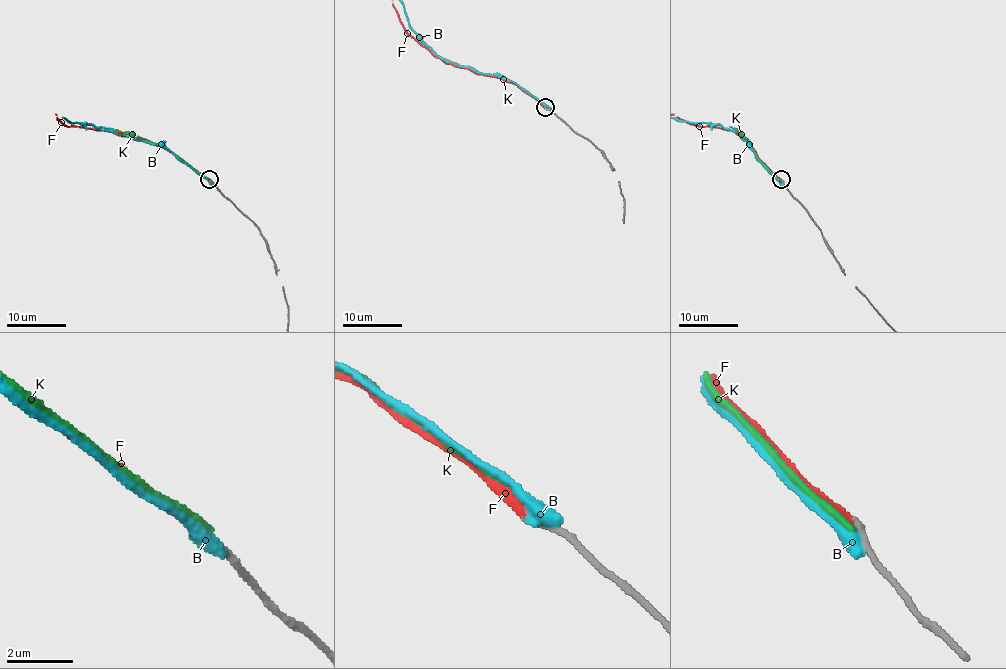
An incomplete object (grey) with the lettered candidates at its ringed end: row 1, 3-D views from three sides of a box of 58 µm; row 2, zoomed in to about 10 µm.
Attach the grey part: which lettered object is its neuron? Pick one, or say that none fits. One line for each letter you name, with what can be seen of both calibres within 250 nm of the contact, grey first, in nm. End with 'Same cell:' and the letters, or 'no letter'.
F: calibres 260 and 380 nm
Same cell: F

